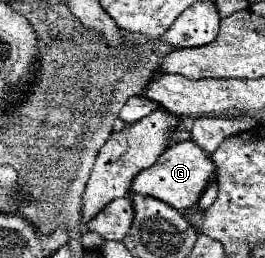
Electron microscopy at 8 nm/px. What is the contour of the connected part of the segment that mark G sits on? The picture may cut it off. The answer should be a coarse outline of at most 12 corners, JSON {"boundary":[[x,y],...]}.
{"boundary":[[194,141],[170,145],[130,195],[178,211],[198,203],[216,169]]}

